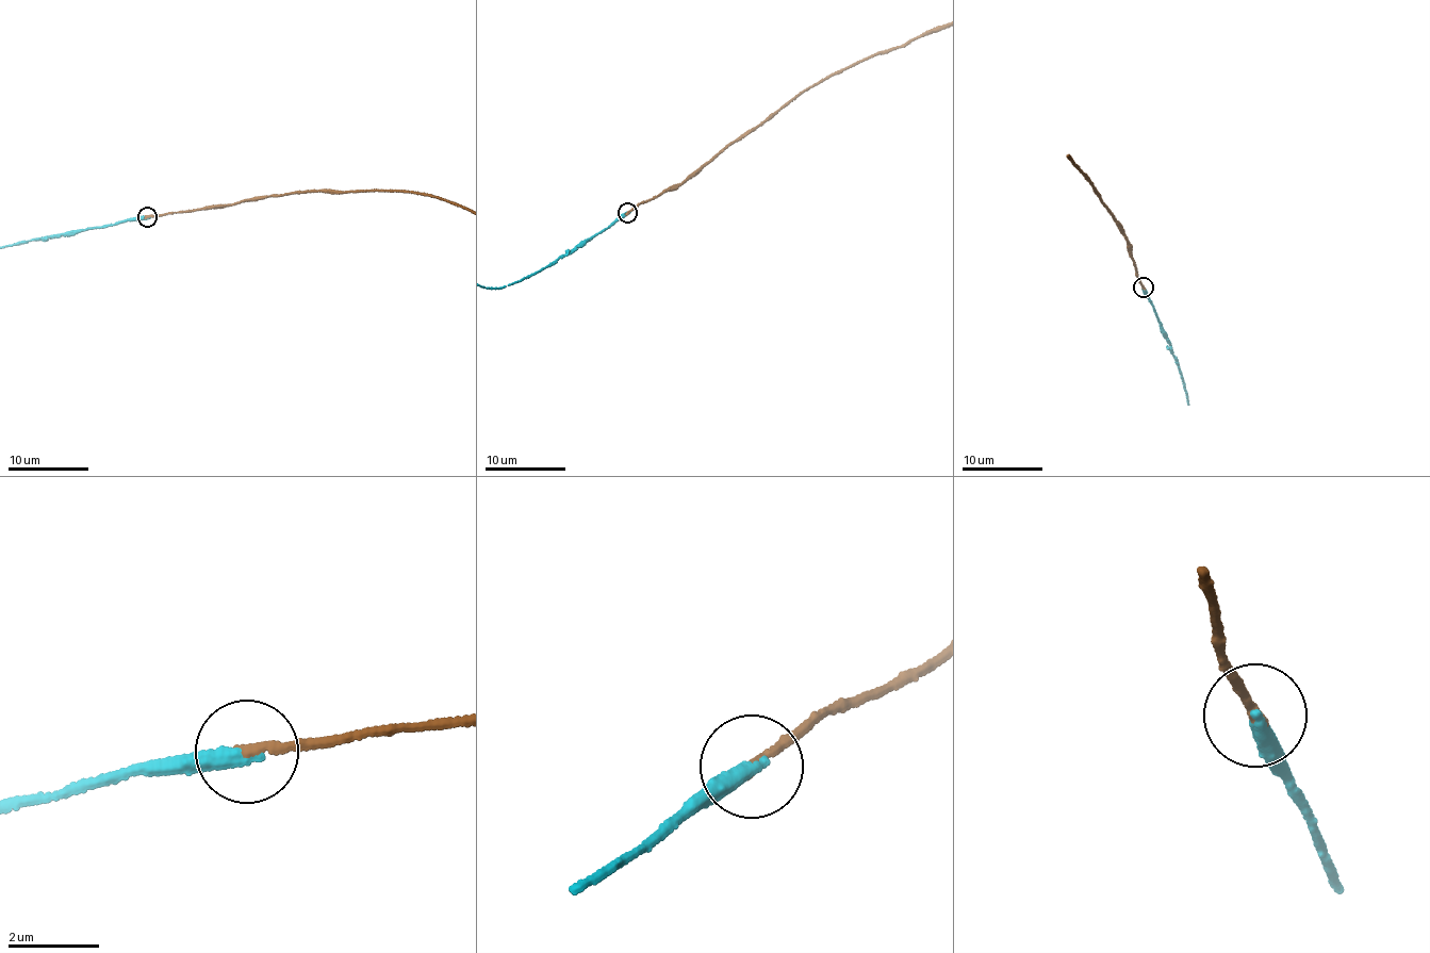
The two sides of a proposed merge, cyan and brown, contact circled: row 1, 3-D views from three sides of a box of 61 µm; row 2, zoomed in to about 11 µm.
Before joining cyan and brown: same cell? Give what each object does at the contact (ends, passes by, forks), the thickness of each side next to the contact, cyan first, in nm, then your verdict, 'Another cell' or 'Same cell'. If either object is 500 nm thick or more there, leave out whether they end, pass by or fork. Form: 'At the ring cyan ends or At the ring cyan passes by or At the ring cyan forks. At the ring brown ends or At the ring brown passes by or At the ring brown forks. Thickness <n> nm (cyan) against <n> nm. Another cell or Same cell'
At the ring cyan ends. At the ring brown ends. Thickness 360 nm (cyan) against 220 nm. Same cell

